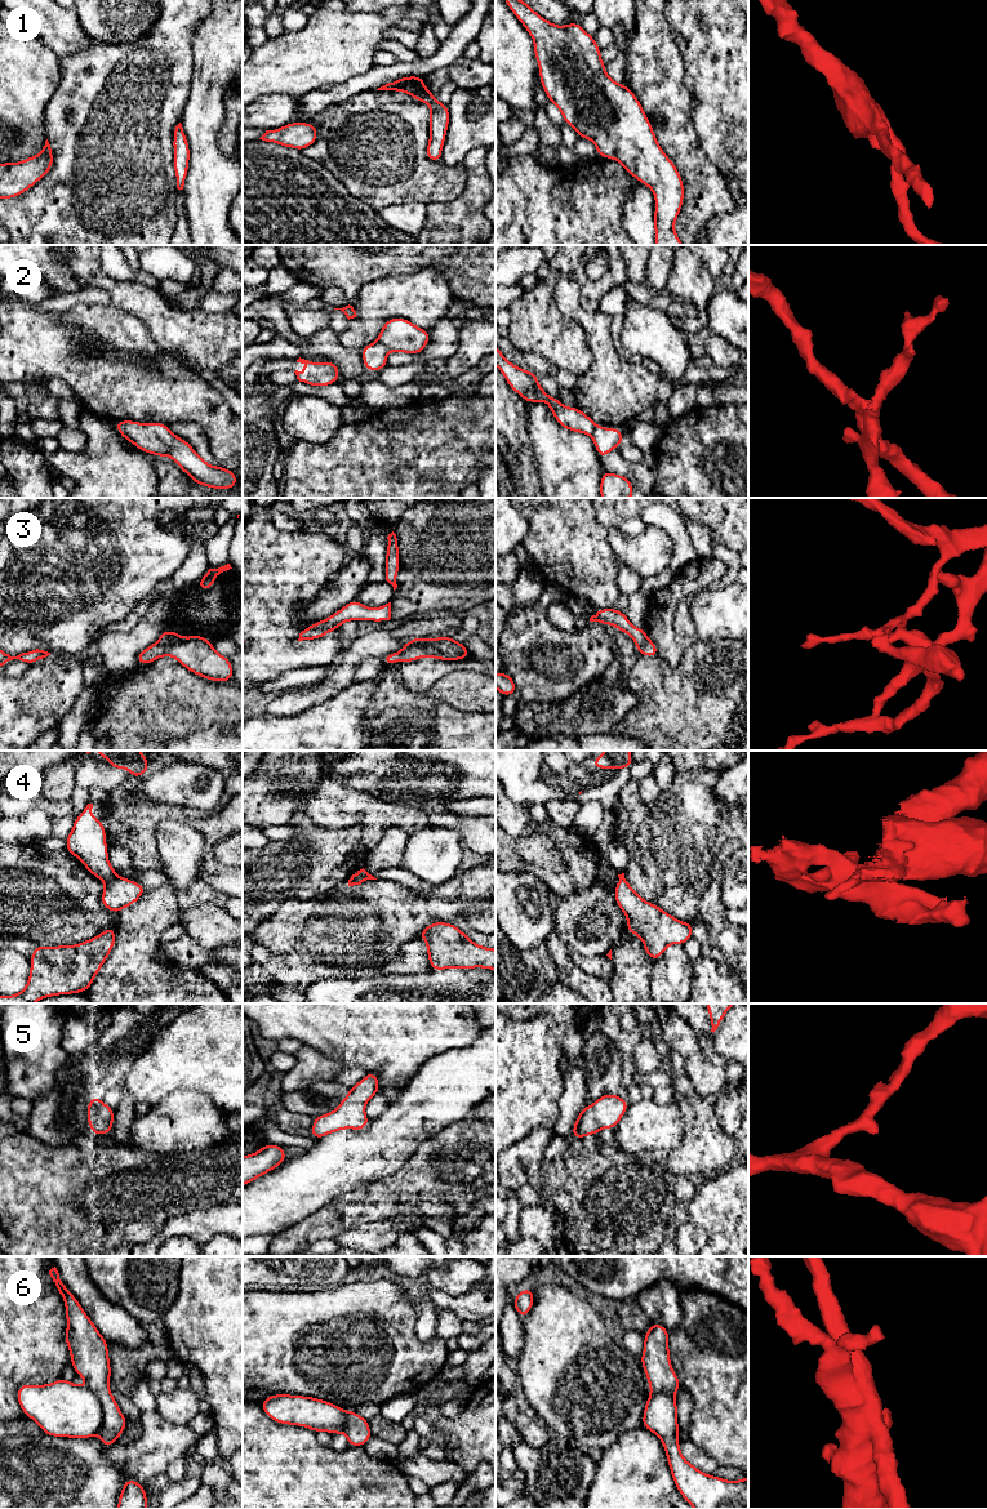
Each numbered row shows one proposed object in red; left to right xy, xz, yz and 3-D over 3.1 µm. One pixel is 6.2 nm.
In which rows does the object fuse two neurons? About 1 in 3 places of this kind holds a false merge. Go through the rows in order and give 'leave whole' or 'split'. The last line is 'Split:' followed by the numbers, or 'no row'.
1: leave whole
2: split
3: split
4: split
5: leave whole
6: split
Split: 2, 3, 4, 6

